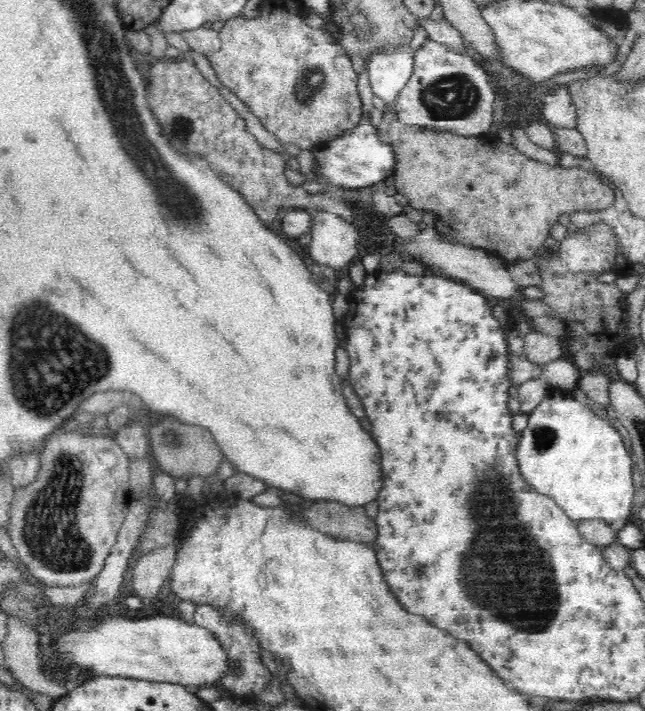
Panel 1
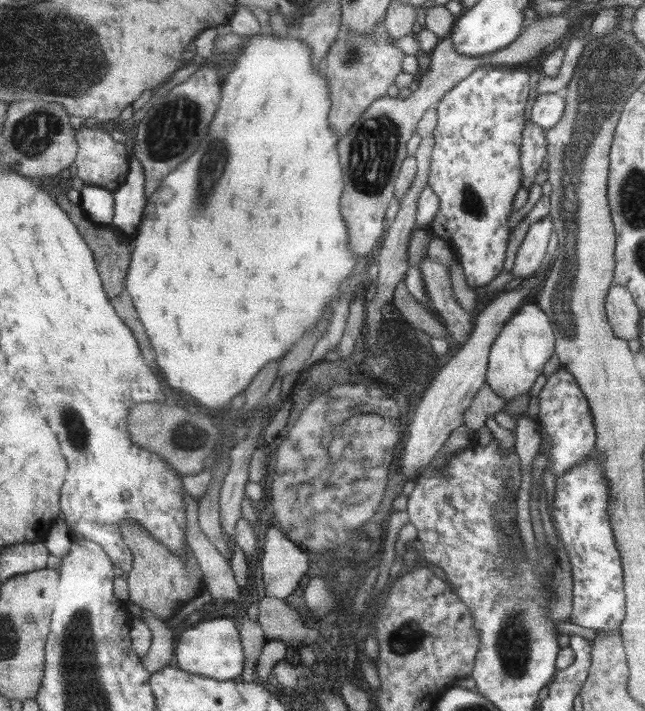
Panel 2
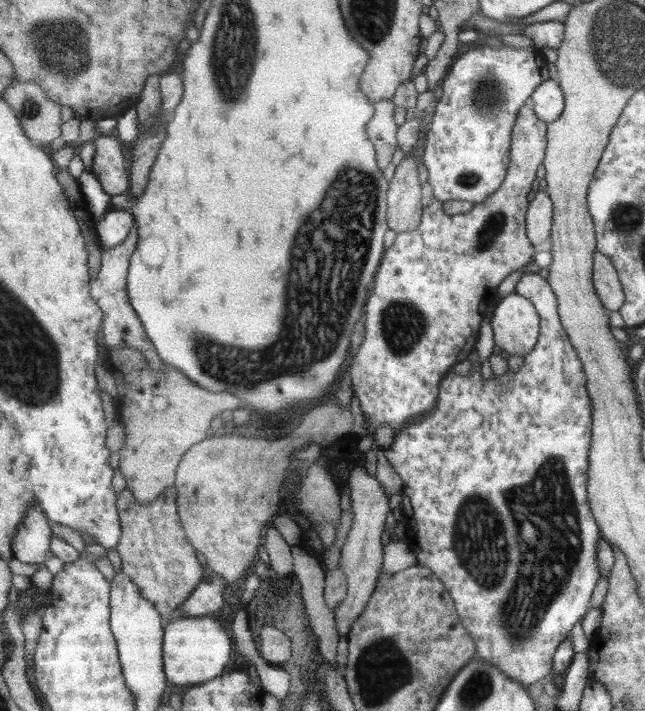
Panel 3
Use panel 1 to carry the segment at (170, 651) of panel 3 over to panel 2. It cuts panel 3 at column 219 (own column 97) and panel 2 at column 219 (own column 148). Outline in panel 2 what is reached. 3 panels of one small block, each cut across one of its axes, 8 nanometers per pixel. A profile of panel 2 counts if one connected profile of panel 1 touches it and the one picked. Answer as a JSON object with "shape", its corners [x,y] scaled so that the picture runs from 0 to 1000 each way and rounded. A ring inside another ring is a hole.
{"shape":[[[336,869],[336,872],[305,876],[302,883],[287,885],[273,904],[274,911],[270,917],[281,942],[343,958],[374,956],[374,949],[380,944],[380,916],[372,886],[367,886],[361,872]]]}

